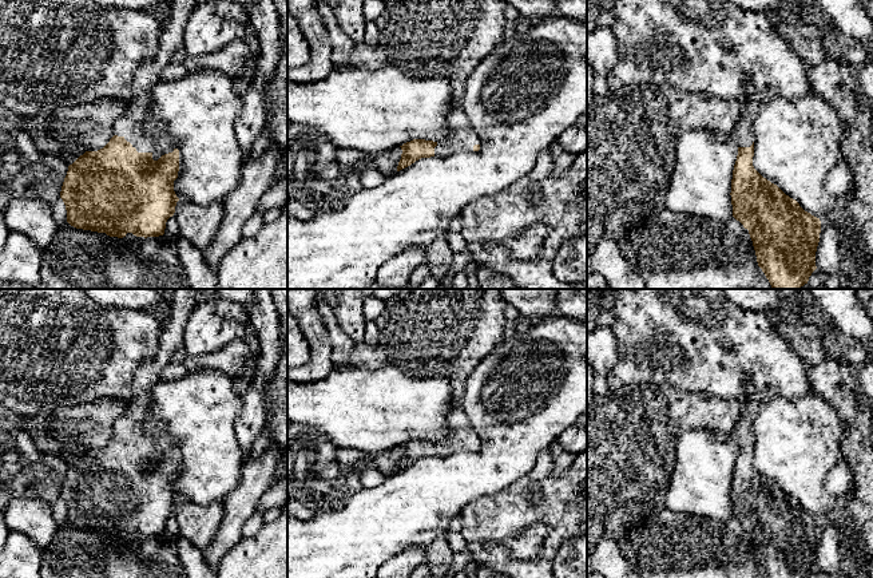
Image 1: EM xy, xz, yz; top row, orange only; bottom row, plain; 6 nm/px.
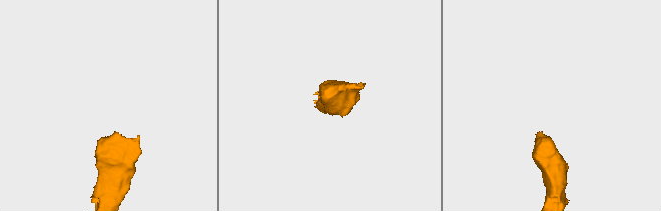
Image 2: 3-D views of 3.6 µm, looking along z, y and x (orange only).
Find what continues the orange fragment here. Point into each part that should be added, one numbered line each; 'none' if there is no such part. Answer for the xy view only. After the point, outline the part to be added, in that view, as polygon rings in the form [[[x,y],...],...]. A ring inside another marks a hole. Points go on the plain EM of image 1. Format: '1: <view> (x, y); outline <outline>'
1: xy (130, 424); outline [[[175,289],[171,300],[170,320],[162,325],[158,353],[143,361],[134,375],[132,396],[124,413],[118,419],[114,435],[123,436],[138,452],[156,452],[152,439],[143,431],[151,389],[160,380],[164,367],[176,351],[183,349],[184,328],[195,305],[202,300],[203,289]]]

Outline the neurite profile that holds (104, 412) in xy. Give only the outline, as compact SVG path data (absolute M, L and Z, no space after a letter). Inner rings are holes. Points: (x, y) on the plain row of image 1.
M104 397L98 401L59 408L44 419L71 423L92 420L94 428L80 438L80 443L88 451L98 451L114 436L115 424L124 413L127 403L116 397Z

